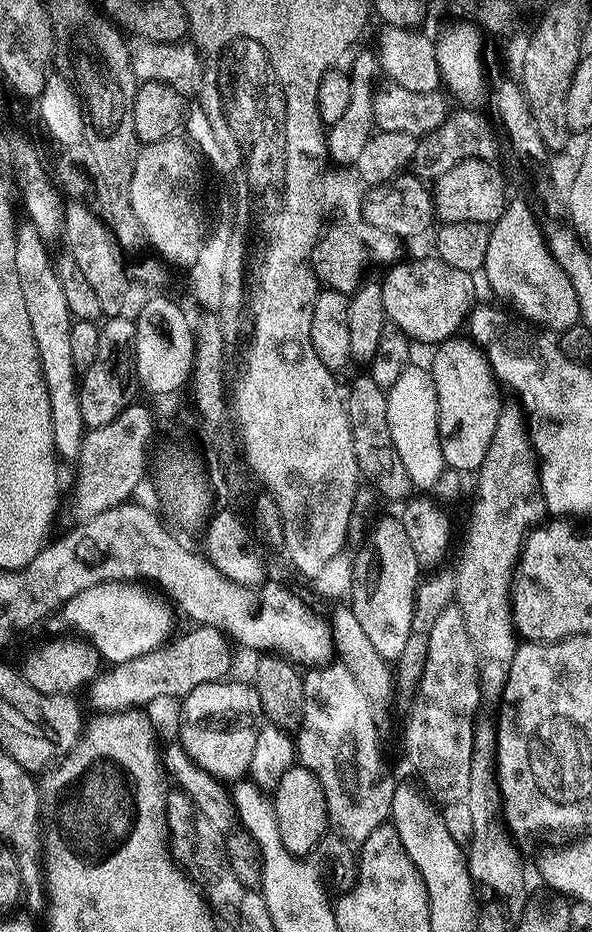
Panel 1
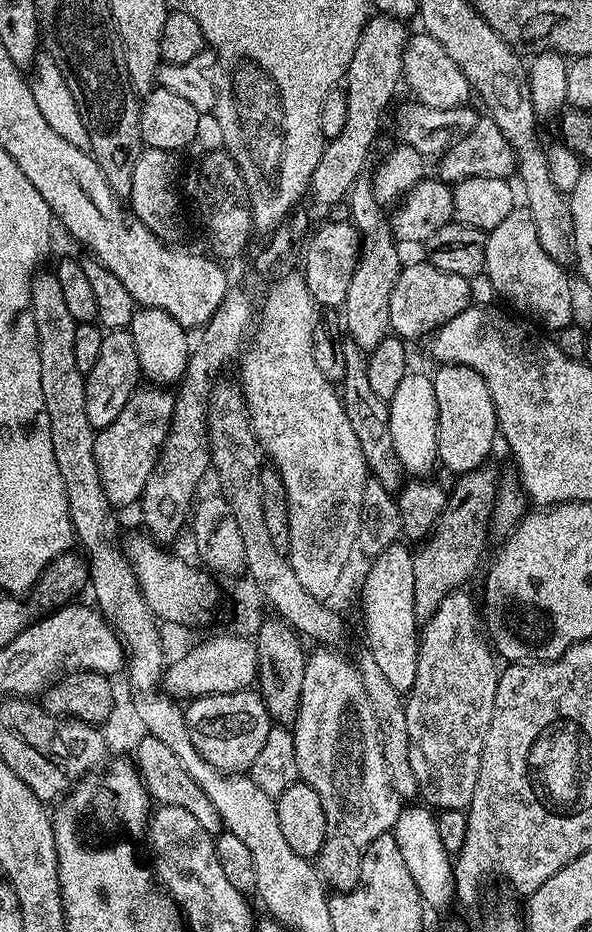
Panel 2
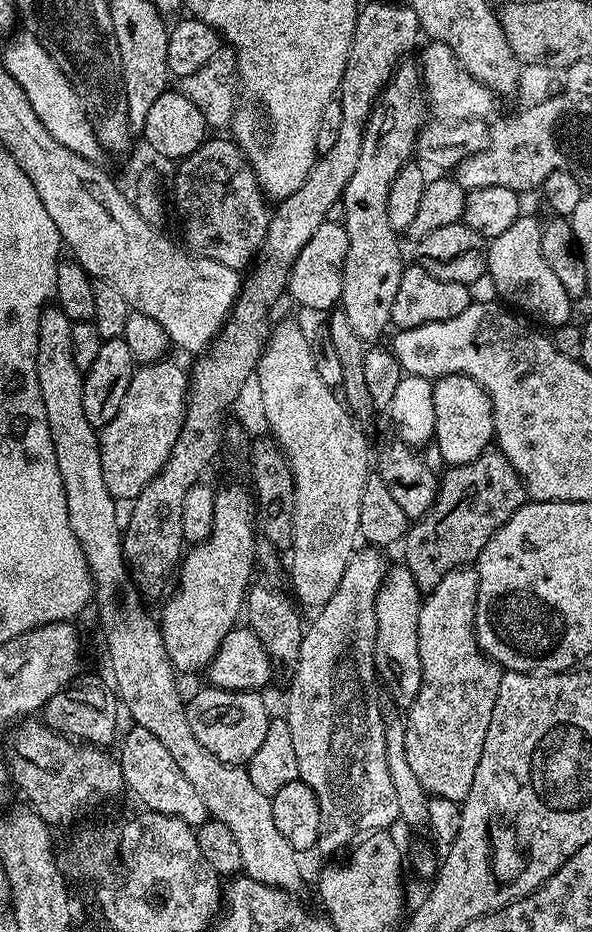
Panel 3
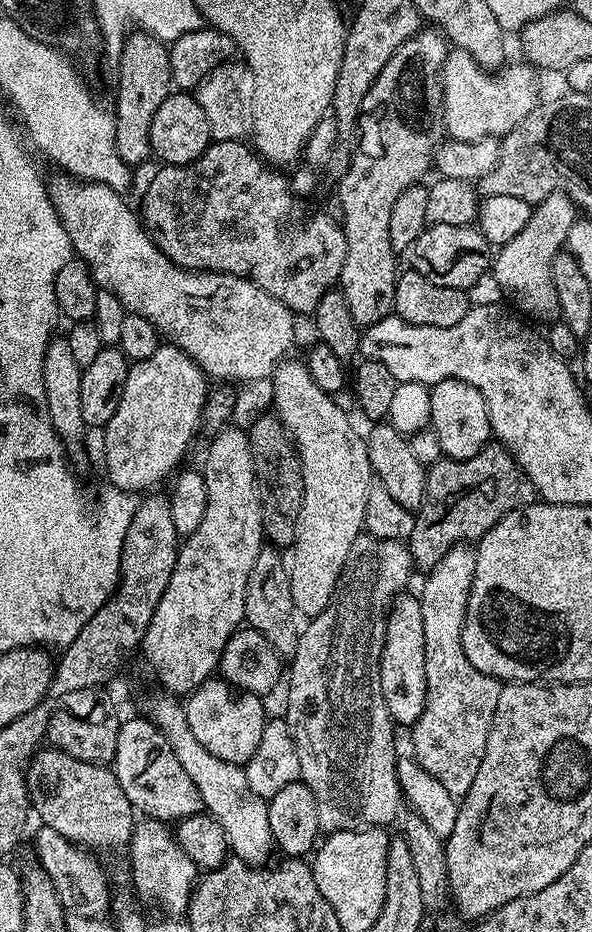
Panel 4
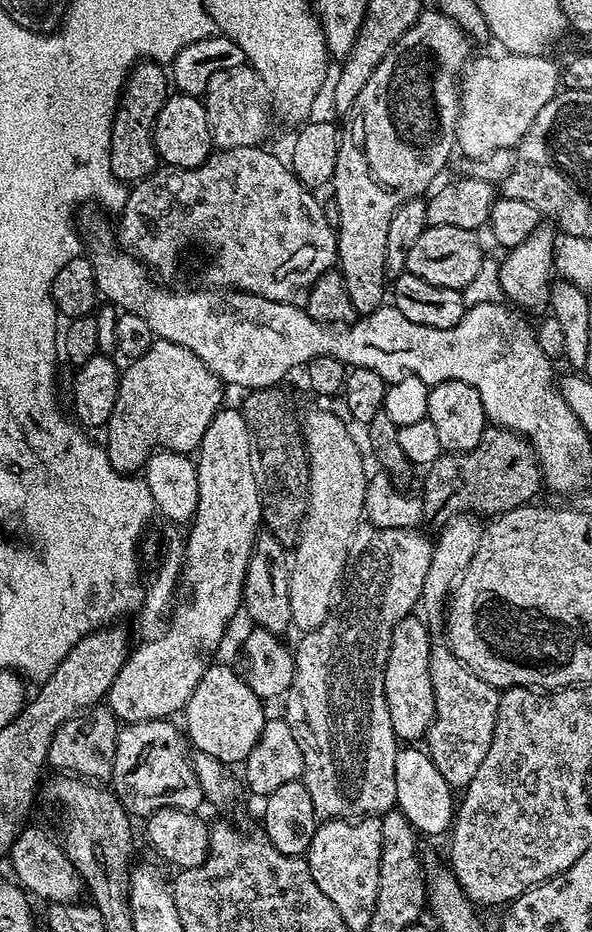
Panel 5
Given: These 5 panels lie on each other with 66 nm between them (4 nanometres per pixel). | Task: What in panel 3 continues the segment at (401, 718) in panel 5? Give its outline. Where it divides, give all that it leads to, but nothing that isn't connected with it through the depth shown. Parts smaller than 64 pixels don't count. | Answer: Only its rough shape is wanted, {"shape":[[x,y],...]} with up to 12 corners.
{"shape":[[389,567],[376,595],[376,675],[401,710],[422,686],[414,574]]}

